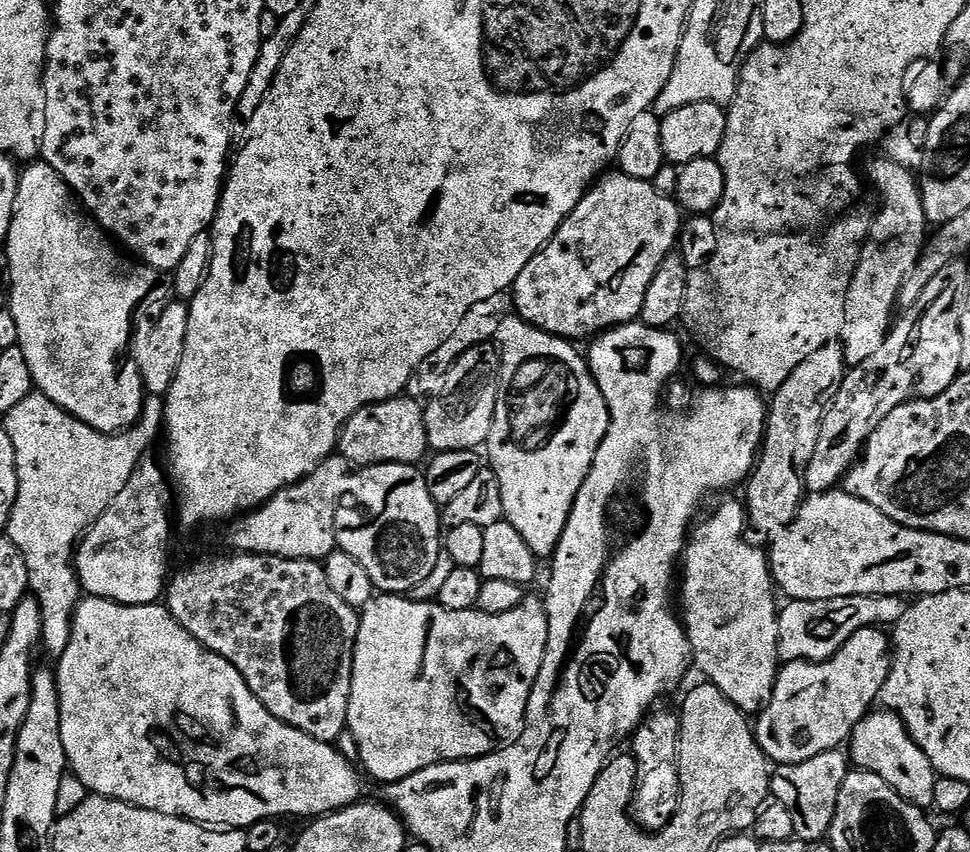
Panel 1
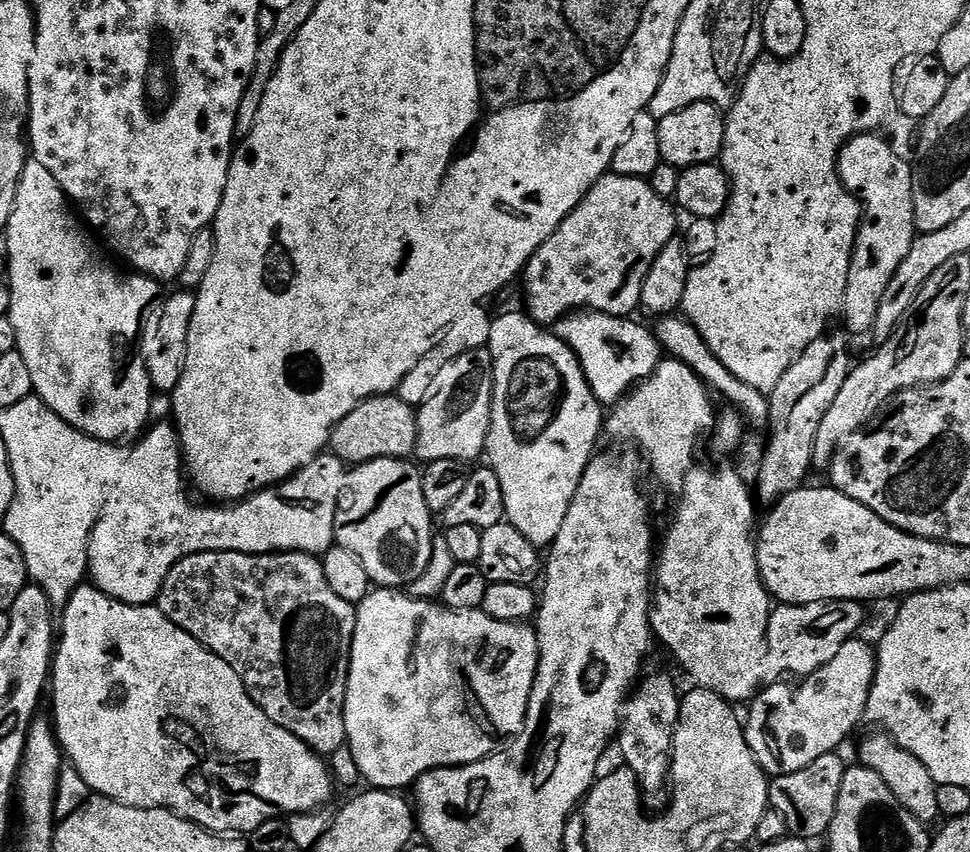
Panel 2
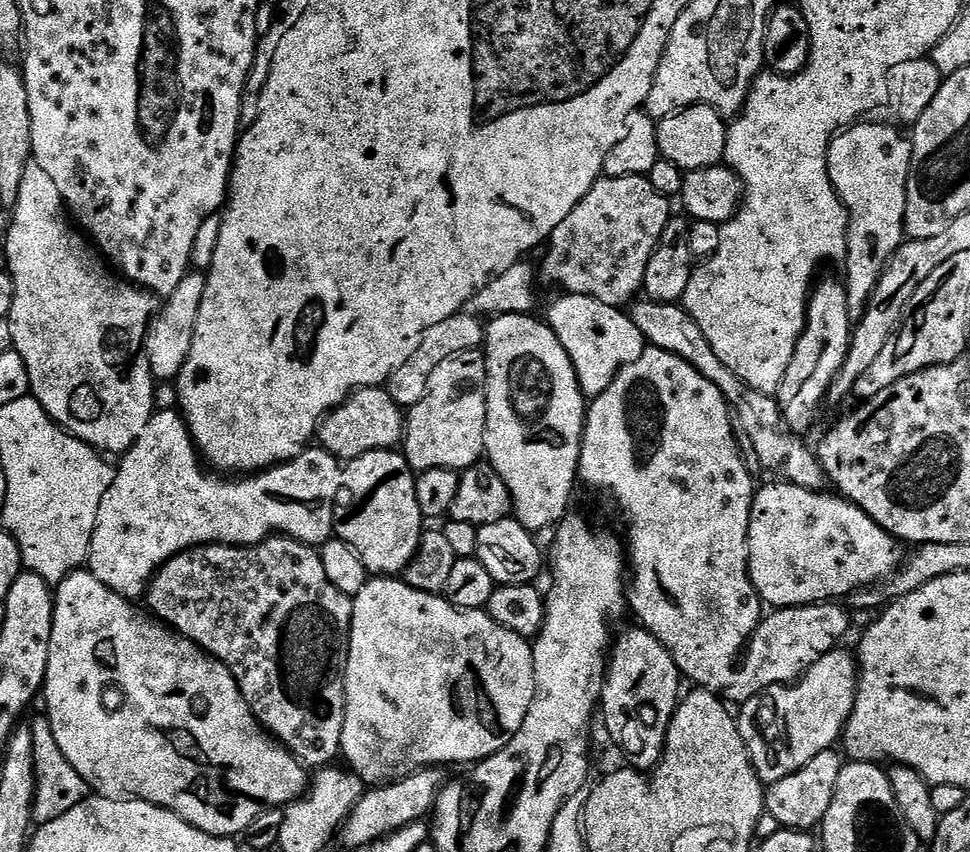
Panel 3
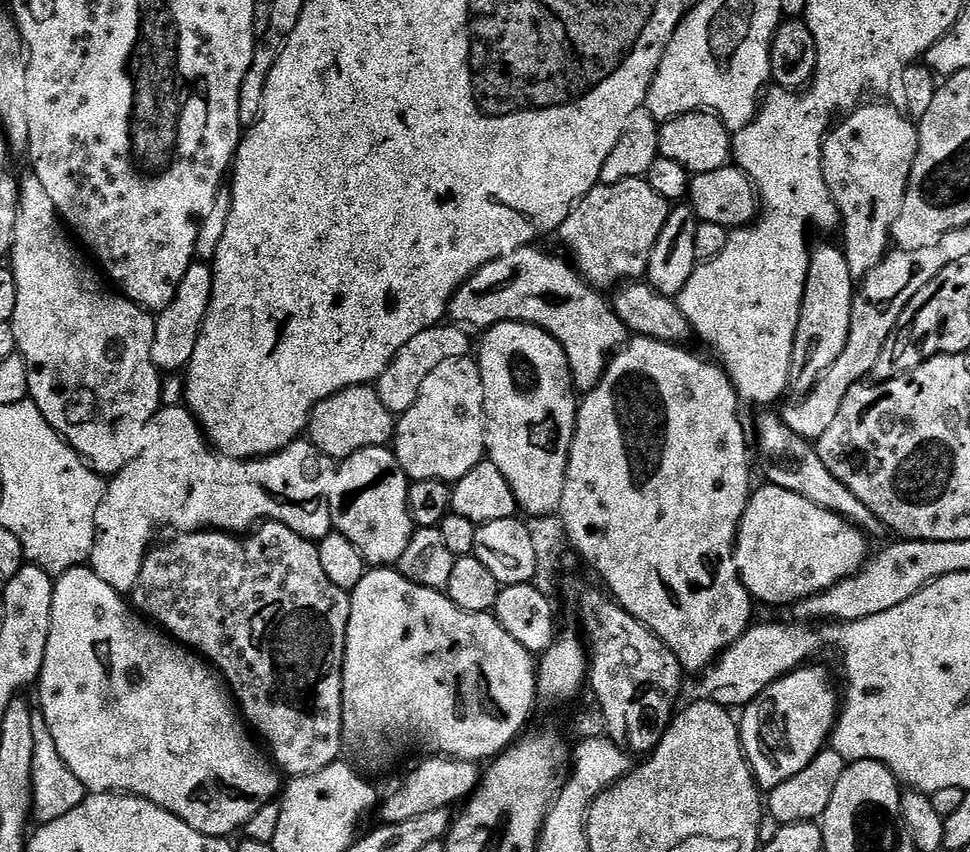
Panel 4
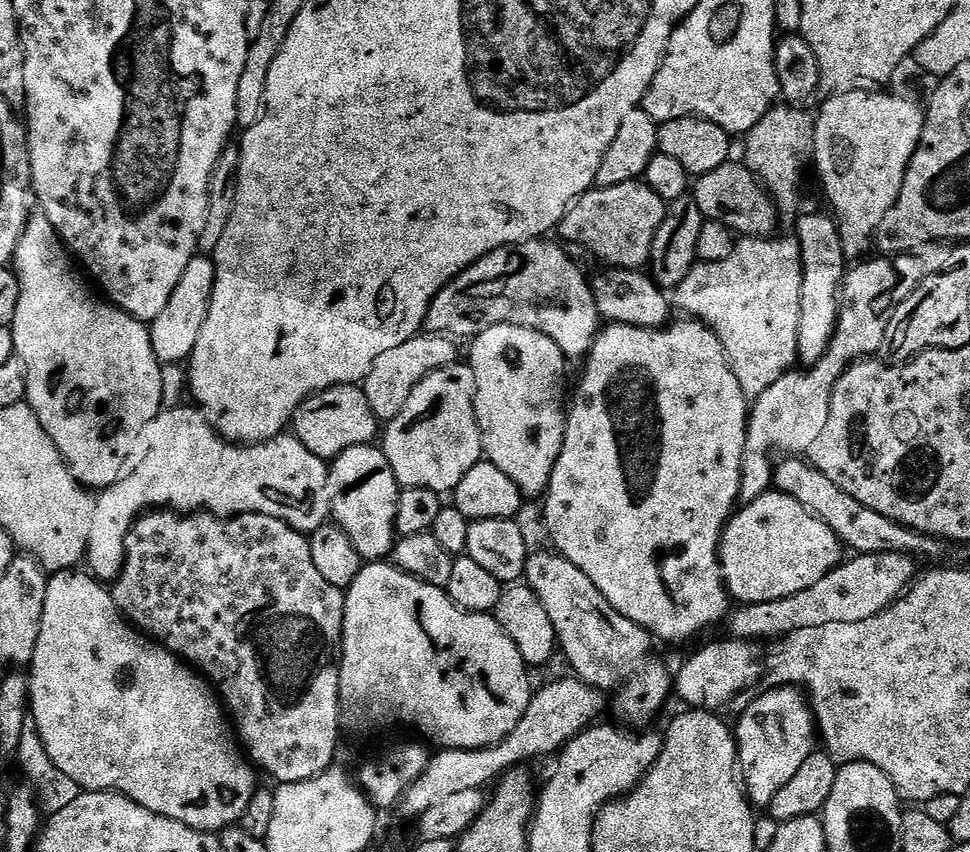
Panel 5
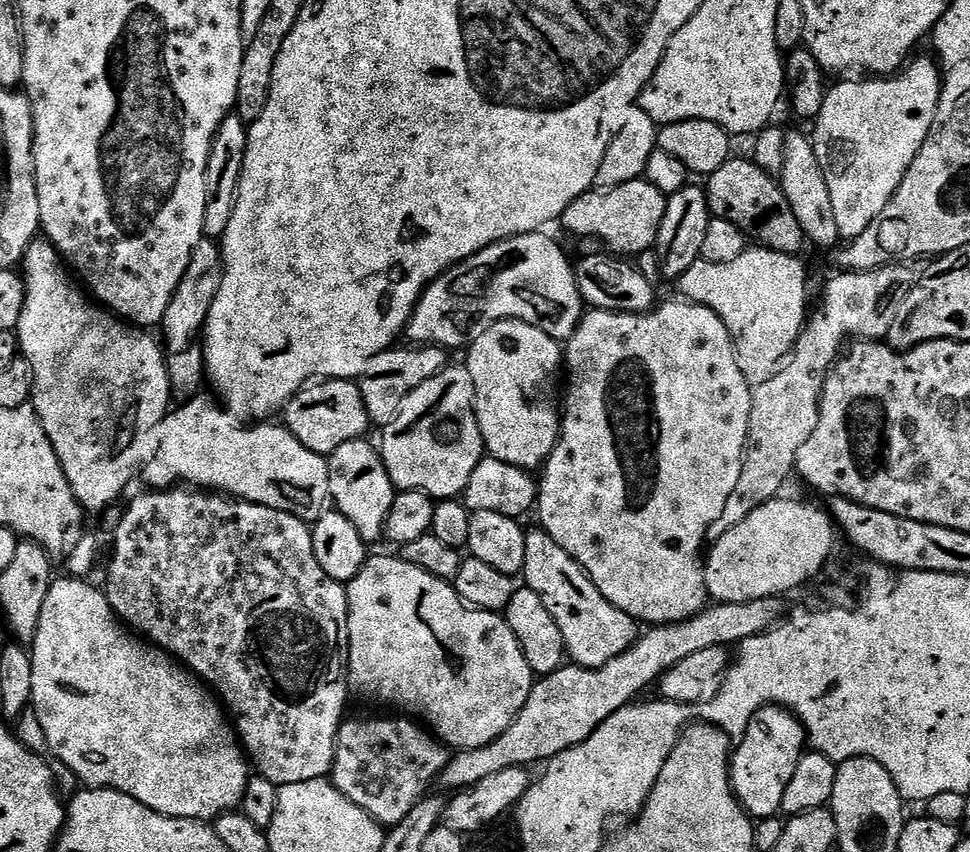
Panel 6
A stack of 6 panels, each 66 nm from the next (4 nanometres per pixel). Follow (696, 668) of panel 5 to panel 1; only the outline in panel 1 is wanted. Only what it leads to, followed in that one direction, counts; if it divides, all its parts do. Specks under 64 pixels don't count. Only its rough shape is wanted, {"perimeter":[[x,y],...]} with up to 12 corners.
{"perimeter":[[903,596],[794,600],[785,661],[828,660],[858,630],[895,626]]}

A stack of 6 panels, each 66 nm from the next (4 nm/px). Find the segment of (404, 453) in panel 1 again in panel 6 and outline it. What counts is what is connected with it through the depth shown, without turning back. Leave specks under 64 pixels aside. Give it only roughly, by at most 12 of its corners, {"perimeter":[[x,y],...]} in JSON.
{"perimeter":[[320,380],[283,409],[289,432],[331,456],[370,428],[359,383]]}

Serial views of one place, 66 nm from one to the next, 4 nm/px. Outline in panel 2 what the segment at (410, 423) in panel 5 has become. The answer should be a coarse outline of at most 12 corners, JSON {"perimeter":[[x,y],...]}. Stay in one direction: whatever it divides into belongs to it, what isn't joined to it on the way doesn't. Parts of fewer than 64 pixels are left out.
{"perimeter":[[492,355],[454,358],[416,413],[417,461],[485,455]]}

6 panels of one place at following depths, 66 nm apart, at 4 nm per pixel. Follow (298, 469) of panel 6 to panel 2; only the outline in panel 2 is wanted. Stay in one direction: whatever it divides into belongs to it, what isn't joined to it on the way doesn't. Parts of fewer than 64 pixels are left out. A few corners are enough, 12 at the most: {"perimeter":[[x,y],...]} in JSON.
{"perimeter":[[171,423],[127,453],[88,539],[91,583],[153,603],[199,552],[336,544],[346,465],[321,454],[195,504]]}

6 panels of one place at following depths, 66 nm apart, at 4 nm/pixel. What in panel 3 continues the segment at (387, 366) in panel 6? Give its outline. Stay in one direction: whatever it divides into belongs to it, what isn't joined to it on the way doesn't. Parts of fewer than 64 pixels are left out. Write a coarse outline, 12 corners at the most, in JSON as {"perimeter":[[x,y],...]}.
{"perimeter":[[481,317],[430,326],[386,387],[401,410],[422,402],[438,362],[477,351]]}

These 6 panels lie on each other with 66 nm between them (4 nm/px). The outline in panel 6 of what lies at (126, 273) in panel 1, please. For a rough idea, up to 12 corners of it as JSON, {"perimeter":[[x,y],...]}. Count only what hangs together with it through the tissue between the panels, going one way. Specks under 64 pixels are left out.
{"perimeter":[[24,251],[30,403],[85,513],[173,399],[161,341]]}

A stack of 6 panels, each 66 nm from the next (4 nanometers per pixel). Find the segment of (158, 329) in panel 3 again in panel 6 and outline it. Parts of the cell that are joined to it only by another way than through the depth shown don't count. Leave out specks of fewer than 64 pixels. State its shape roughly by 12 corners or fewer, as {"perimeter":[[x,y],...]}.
{"perimeter":[[200,240],[162,321],[169,353],[193,347],[222,286],[224,254]]}

